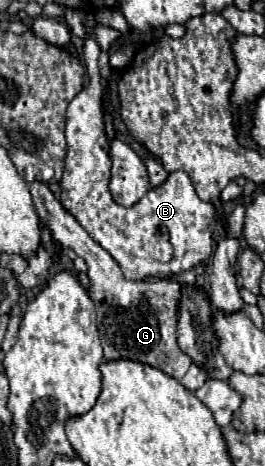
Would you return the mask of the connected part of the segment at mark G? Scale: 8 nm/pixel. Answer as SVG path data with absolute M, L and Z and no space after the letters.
M33 182L31 196L37 208L37 214L41 220L49 224L49 230L53 238L75 250L77 256L81 256L87 262L87 276L91 286L87 288L89 298L95 302L97 312L97 328L99 338L103 344L105 360L117 362L117 360L133 360L141 364L149 364L175 380L181 380L191 360L177 348L177 296L181 294L181 284L171 282L165 278L155 280L141 280L133 282L127 280L119 268L119 264L111 258L107 250L103 250L83 228L77 224L77 220L65 212L61 202L51 194L47 184Z

